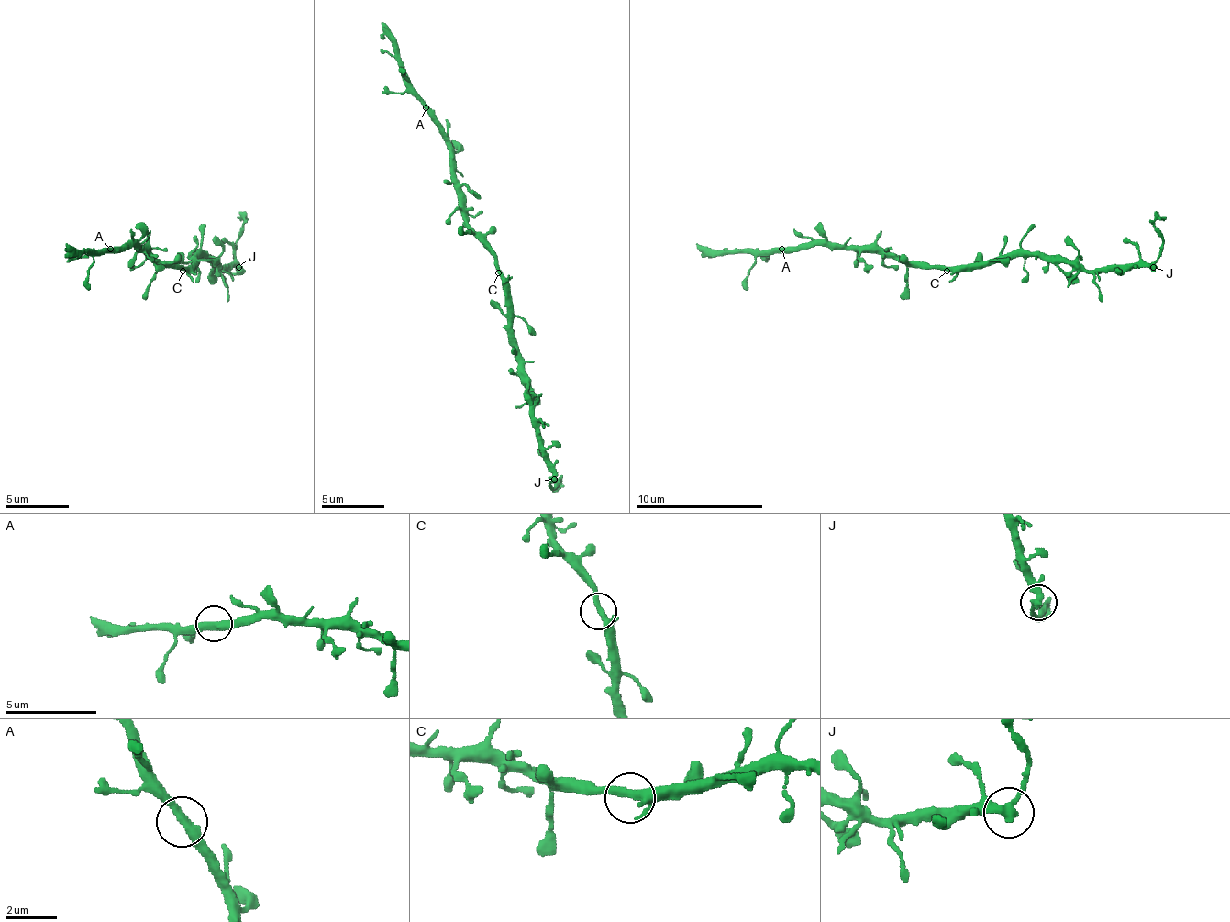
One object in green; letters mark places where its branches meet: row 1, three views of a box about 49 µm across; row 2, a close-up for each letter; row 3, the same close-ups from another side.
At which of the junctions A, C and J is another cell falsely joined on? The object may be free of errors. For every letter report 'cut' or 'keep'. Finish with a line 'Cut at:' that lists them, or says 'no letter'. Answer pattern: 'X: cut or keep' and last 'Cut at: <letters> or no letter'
A: keep
C: keep
J: cut
Cut at: J

